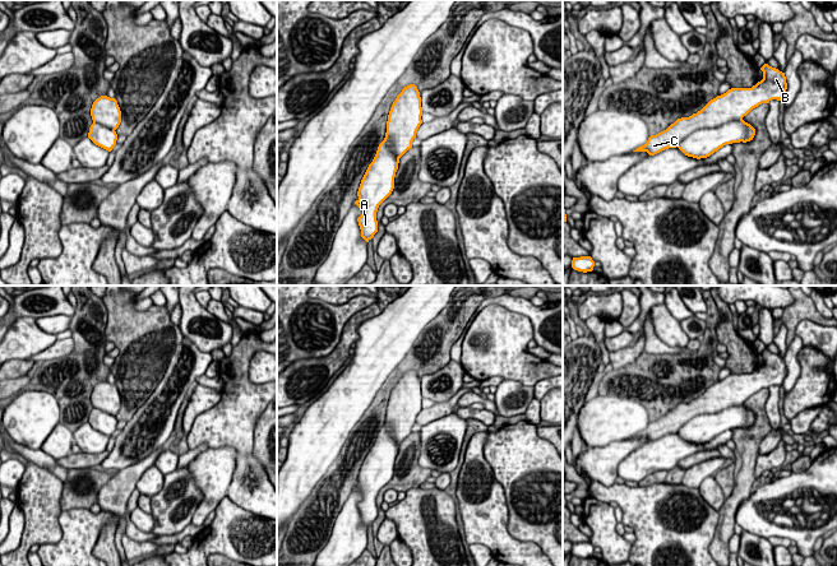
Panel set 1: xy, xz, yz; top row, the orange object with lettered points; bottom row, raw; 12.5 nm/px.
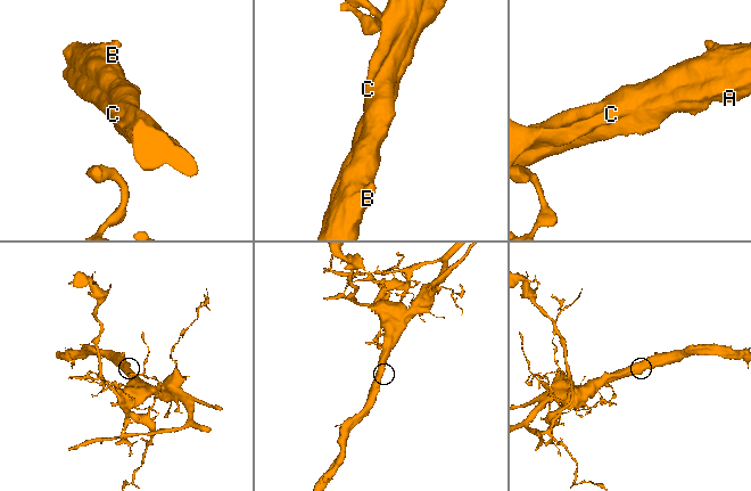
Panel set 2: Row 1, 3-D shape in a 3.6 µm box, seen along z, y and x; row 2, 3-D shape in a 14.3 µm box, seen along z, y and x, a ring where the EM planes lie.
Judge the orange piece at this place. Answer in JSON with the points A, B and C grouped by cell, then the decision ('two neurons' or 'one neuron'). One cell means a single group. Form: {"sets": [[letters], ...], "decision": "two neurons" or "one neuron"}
{"sets": [["A", "B", "C"]], "decision": "one neuron"}

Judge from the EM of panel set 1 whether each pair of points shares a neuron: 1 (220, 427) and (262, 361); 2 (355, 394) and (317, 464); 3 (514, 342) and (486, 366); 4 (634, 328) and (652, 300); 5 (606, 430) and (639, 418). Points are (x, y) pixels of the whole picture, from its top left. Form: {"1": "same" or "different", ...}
{"1": "different", "2": "same", "3": "same", "4": "same", "5": "same"}

